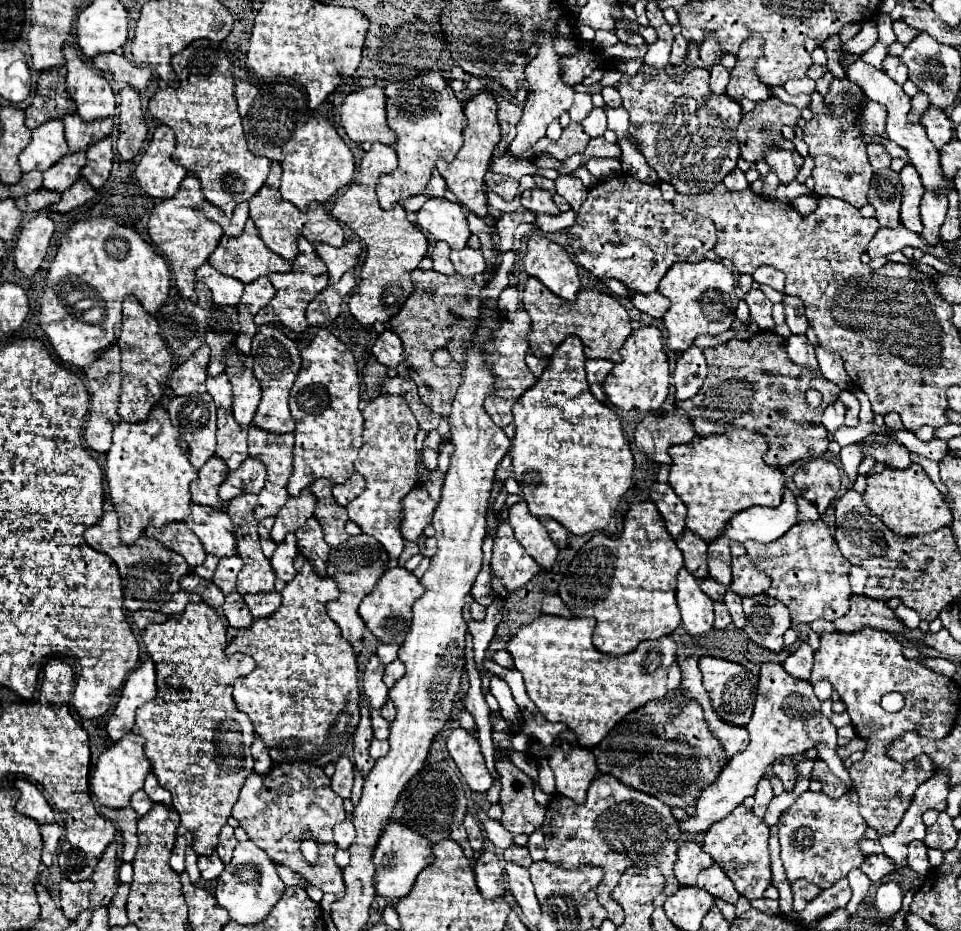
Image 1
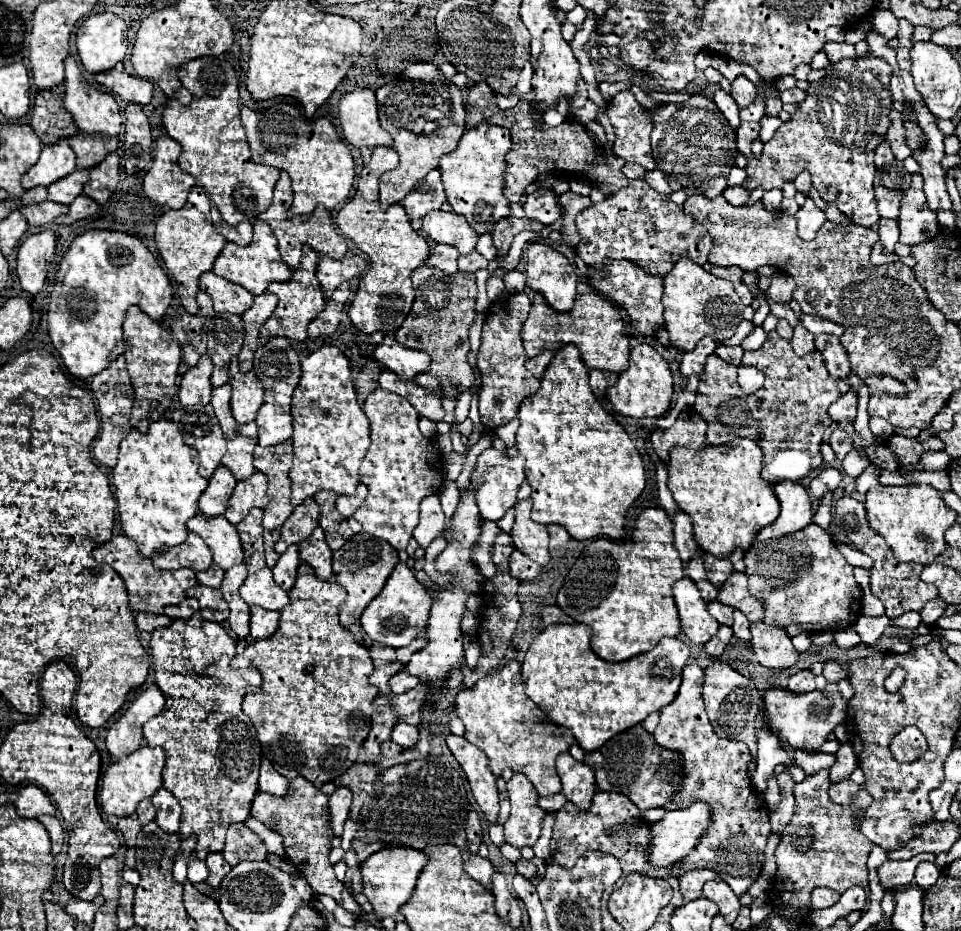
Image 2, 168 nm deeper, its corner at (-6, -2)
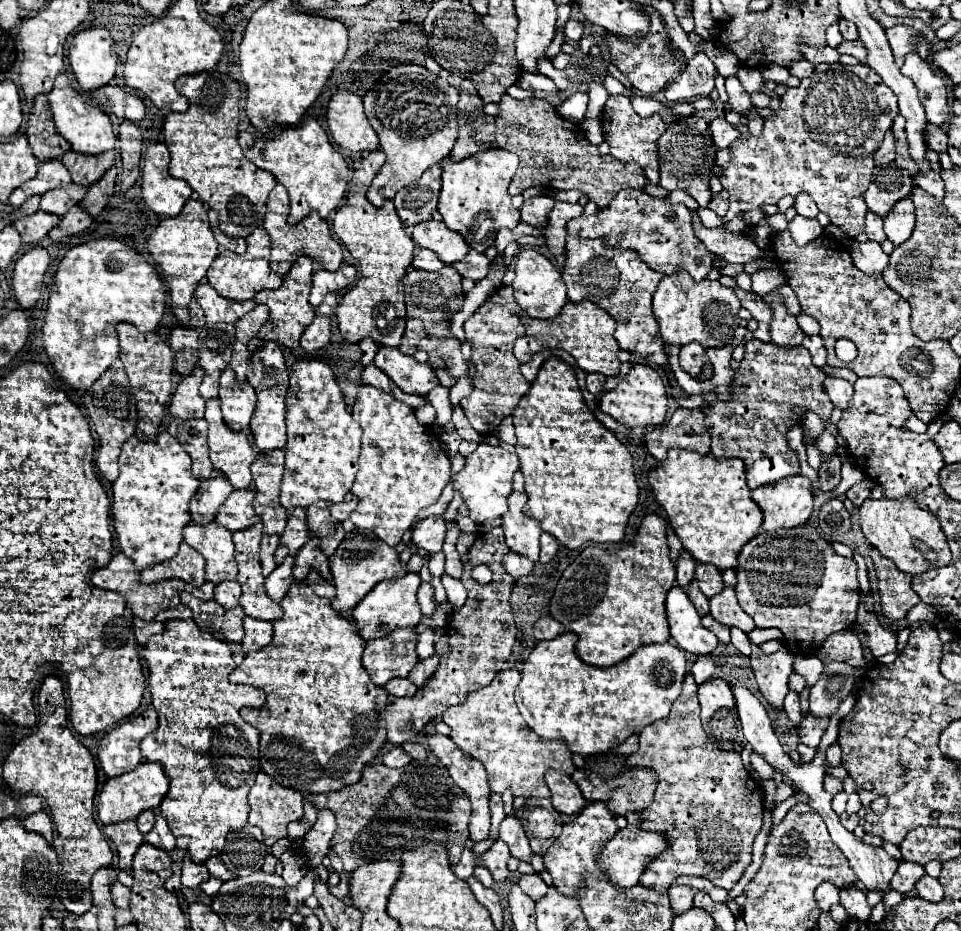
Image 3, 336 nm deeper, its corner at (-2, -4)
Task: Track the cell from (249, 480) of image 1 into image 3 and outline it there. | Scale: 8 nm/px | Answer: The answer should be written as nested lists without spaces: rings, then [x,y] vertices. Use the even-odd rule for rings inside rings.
[[[247,487],[247,489],[237,489],[233,491],[227,501],[221,505],[215,521],[219,525],[223,525],[225,529],[229,529],[231,533],[241,531],[253,523],[259,521],[259,517],[253,511],[253,499],[255,499],[255,487]]]

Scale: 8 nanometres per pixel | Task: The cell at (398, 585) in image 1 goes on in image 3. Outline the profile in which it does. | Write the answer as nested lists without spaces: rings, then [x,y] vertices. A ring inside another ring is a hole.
[[[407,573],[403,577],[377,583],[377,587],[373,587],[373,591],[369,591],[369,595],[353,609],[353,621],[357,625],[359,635],[365,641],[369,641],[369,639],[391,635],[395,629],[415,627],[421,621],[421,607],[417,601],[419,583],[421,579],[417,573]]]

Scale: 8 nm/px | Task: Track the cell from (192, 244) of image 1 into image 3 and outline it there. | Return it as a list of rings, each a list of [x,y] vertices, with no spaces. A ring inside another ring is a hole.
[[[203,211],[201,215],[179,213],[177,217],[163,219],[157,225],[157,229],[153,231],[153,235],[149,237],[147,249],[153,255],[155,263],[161,267],[165,285],[171,295],[173,313],[177,315],[177,319],[183,325],[189,325],[189,319],[191,319],[189,317],[189,301],[193,297],[193,291],[199,285],[199,281],[205,277],[207,267],[219,255],[219,245],[211,233],[211,225],[207,221],[207,211]]]

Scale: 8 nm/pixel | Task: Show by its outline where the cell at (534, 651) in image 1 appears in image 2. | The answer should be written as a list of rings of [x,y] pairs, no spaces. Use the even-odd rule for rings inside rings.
[[[581,623],[571,625],[549,625],[529,647],[525,661],[521,665],[521,675],[525,683],[525,695],[555,723],[573,731],[579,747],[583,751],[595,751],[605,741],[639,725],[649,713],[673,703],[679,685],[681,671],[689,659],[689,645],[679,639],[661,639],[651,651],[635,655],[623,663],[607,663],[591,651],[591,629]]]

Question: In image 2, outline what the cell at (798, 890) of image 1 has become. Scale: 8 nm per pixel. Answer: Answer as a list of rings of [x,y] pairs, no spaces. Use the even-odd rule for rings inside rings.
[[[817,887],[813,889],[811,893],[811,903],[813,903],[813,909],[827,909],[831,905],[835,905],[839,901],[839,893],[833,891],[833,889],[827,889],[827,887]]]

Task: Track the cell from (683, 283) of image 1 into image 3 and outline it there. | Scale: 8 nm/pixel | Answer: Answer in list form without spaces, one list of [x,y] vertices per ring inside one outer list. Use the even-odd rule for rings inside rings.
[[[679,271],[679,273],[673,273],[673,275],[665,275],[653,295],[653,313],[659,321],[659,327],[661,327],[661,337],[667,345],[679,345],[683,347],[685,343],[699,343],[703,347],[723,347],[723,345],[729,345],[733,341],[733,335],[735,335],[735,329],[739,327],[739,315],[737,311],[741,309],[741,303],[735,295],[735,291],[731,287],[725,287],[721,285],[719,281],[709,281],[709,279],[703,279],[703,281],[693,281],[691,275],[687,271]]]

